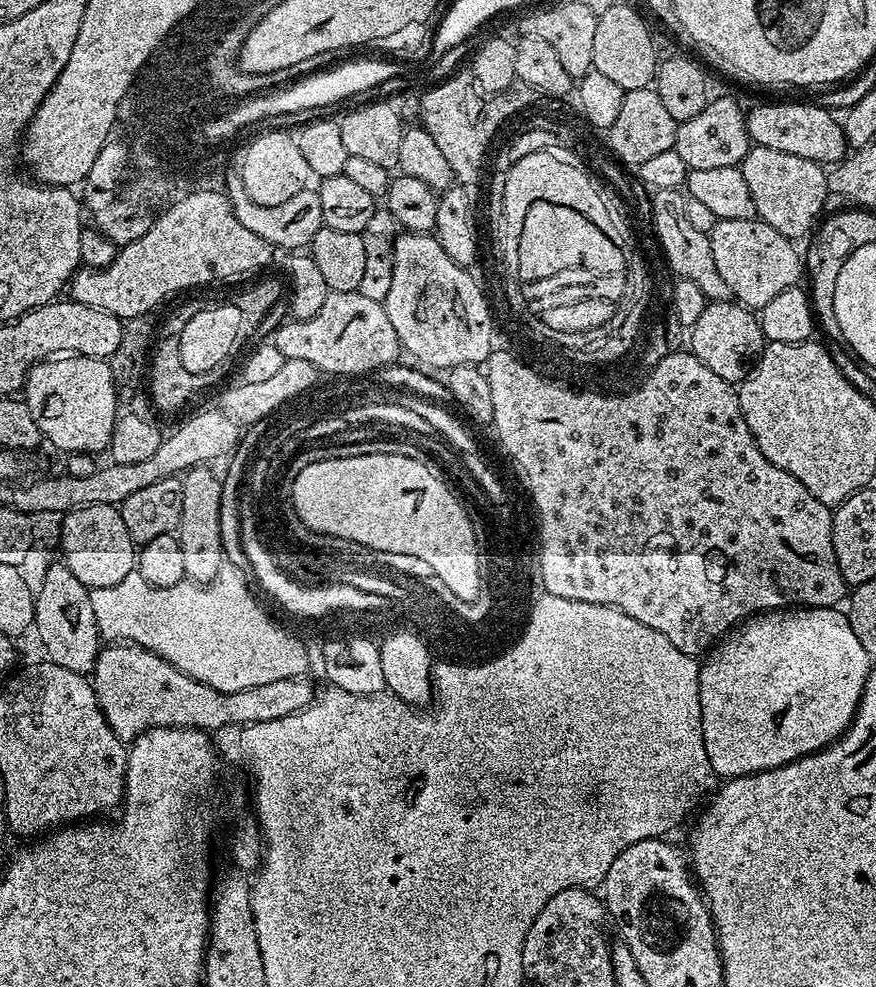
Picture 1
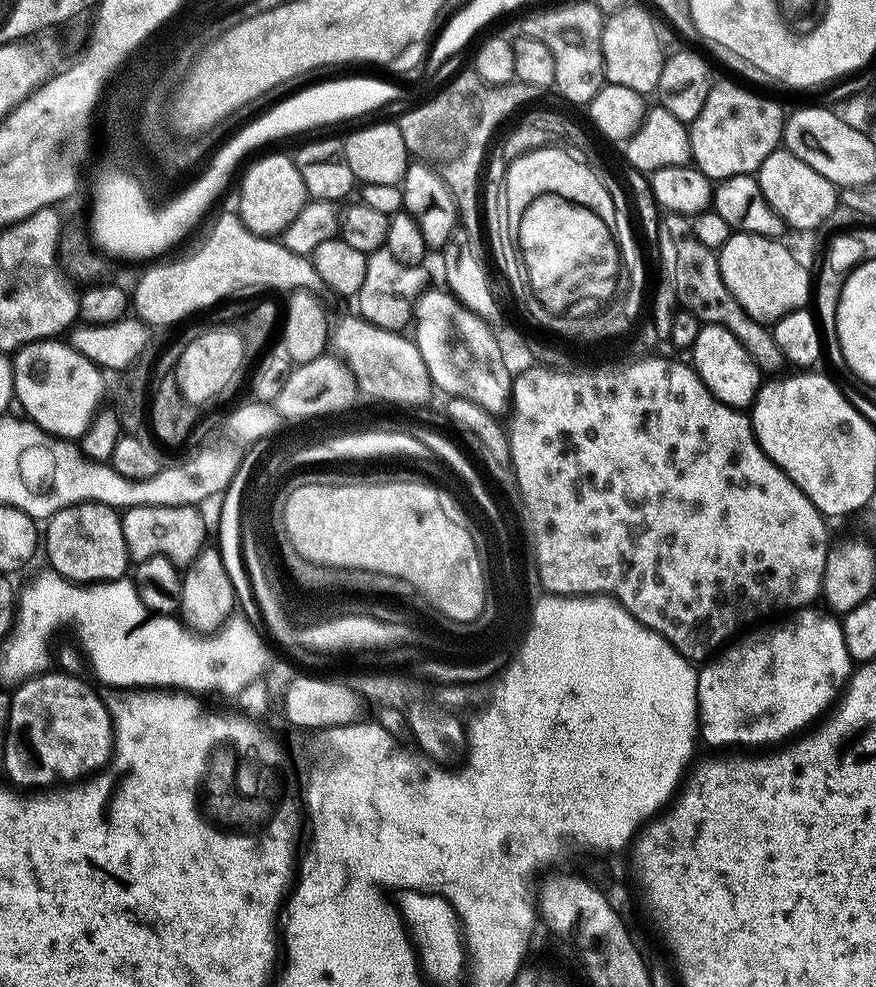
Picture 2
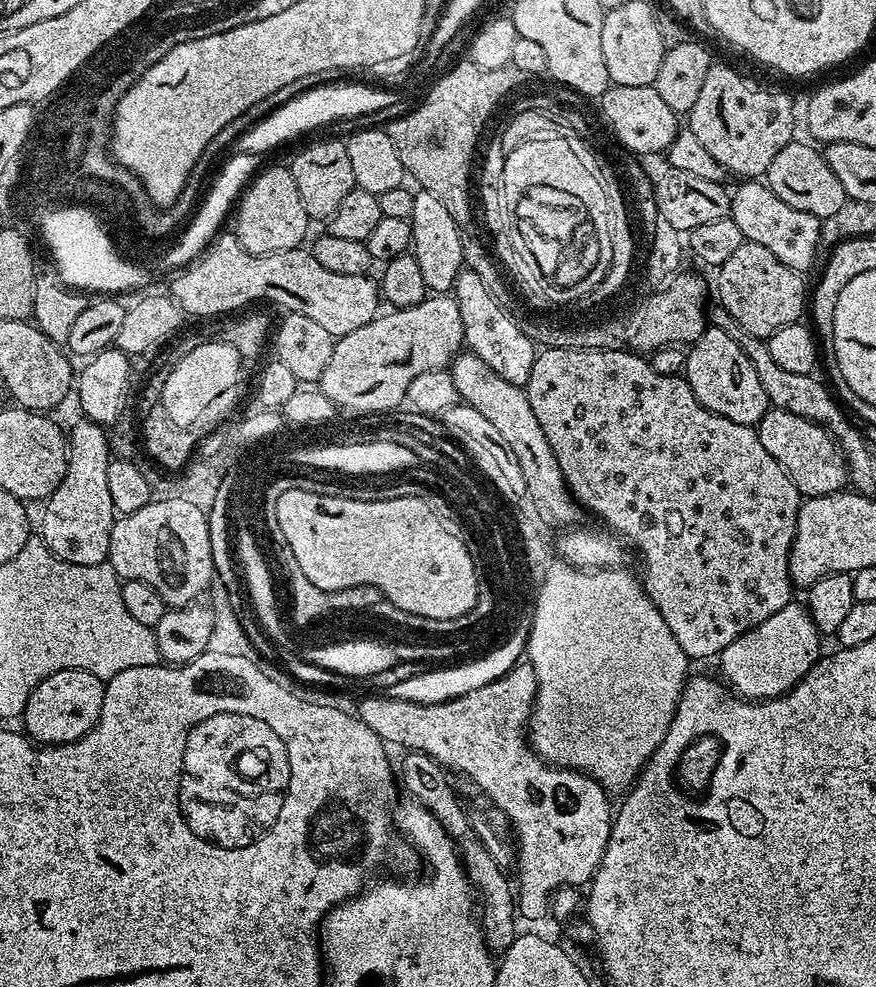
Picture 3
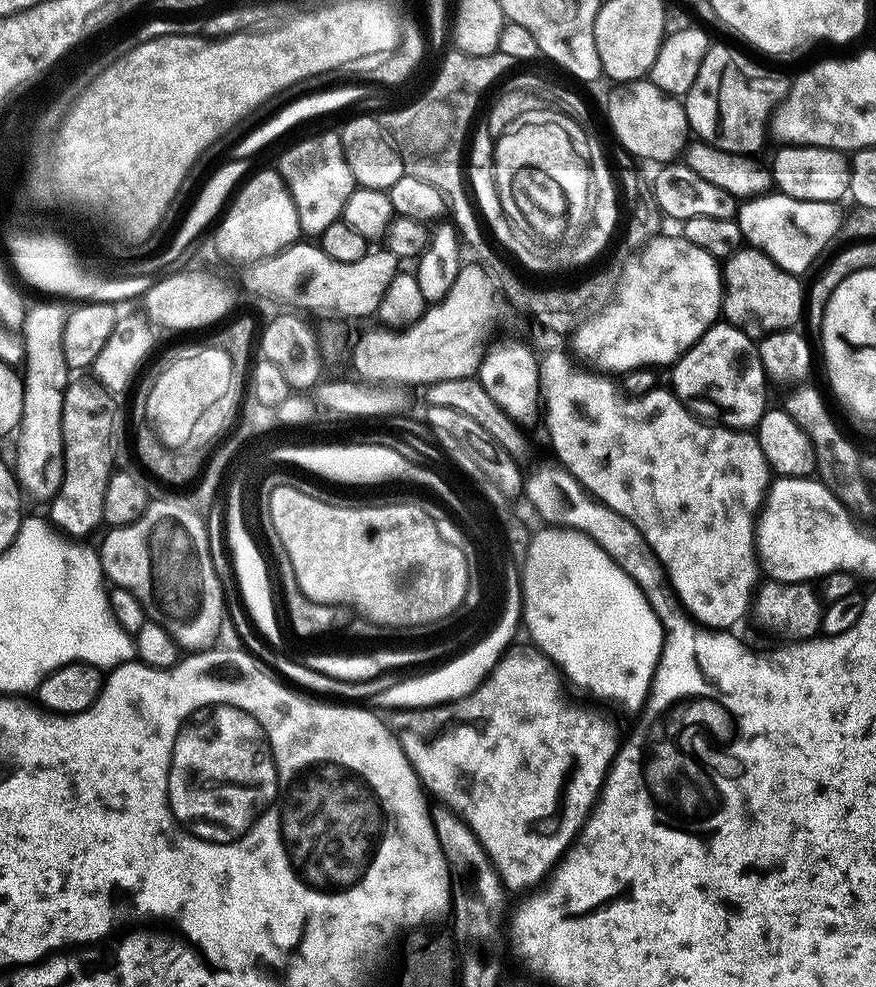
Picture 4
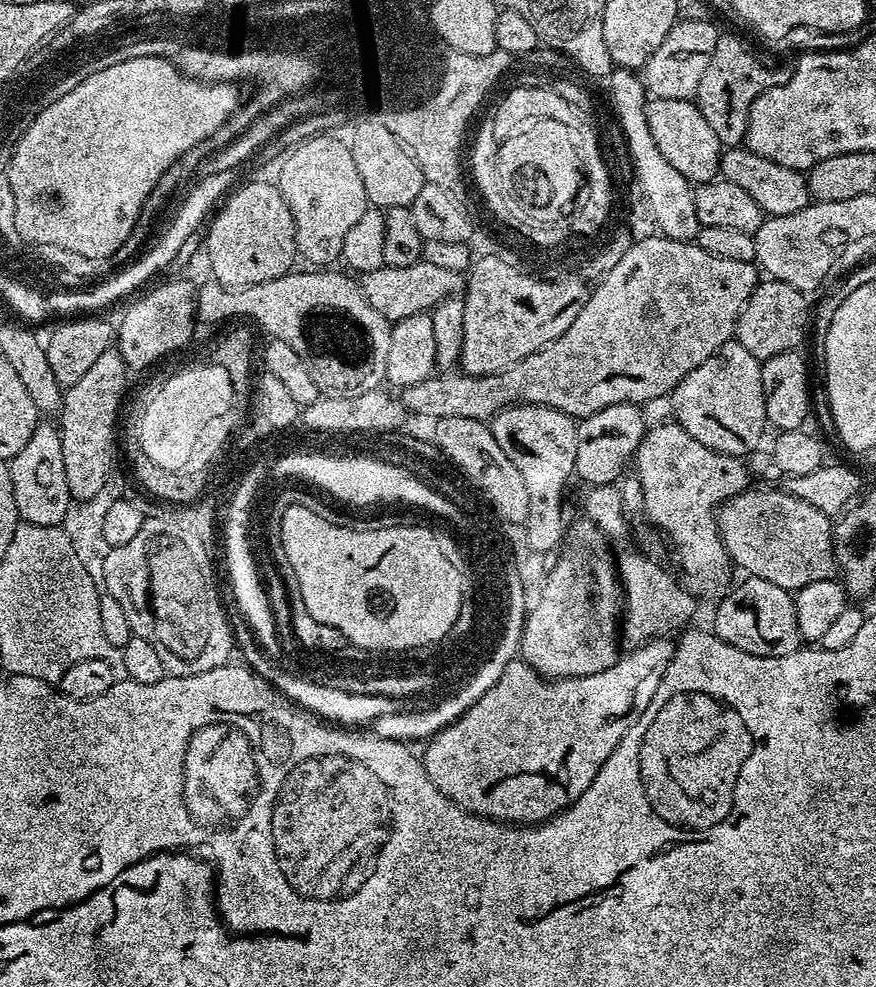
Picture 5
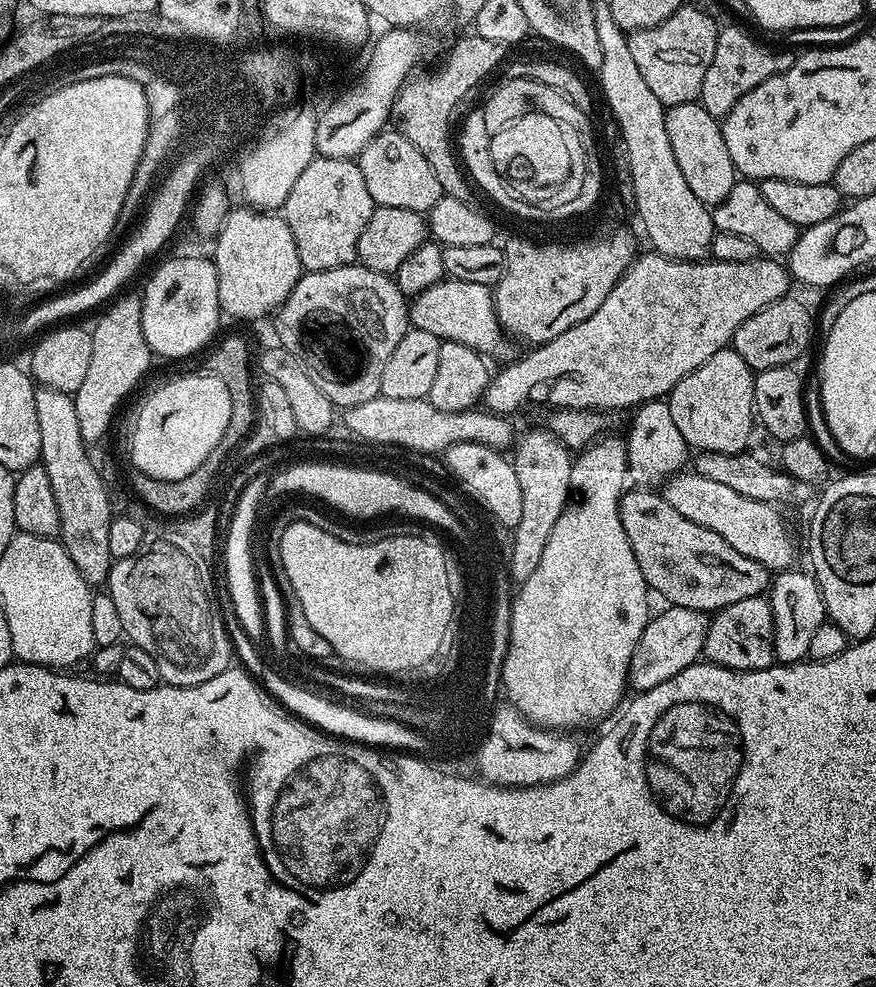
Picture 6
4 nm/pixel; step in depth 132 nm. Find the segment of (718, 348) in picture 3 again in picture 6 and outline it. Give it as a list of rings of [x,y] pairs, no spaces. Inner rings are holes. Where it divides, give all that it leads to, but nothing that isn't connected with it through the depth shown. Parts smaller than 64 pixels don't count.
[[[729,346],[710,354],[698,370],[683,376],[668,393],[671,417],[689,449],[716,454],[738,454],[749,447],[756,415],[754,370],[742,362],[742,354]]]

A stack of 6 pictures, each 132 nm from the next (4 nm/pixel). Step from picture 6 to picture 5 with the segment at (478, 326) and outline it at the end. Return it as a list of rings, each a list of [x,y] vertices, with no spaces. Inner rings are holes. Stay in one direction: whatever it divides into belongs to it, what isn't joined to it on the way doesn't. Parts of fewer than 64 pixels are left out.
[[[427,262],[407,264],[404,268],[381,266],[363,277],[362,287],[370,306],[374,306],[374,310],[378,310],[378,314],[382,314],[389,322],[395,322],[415,312],[428,312],[440,301],[459,293],[462,276],[459,272],[442,270],[442,266]]]

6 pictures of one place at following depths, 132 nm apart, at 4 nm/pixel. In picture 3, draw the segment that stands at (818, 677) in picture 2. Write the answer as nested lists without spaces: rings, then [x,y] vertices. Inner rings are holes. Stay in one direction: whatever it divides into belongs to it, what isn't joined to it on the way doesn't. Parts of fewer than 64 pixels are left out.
[[[799,602],[787,604],[722,649],[719,675],[735,695],[745,700],[759,702],[783,696],[821,659],[820,639],[822,633],[807,607]]]

